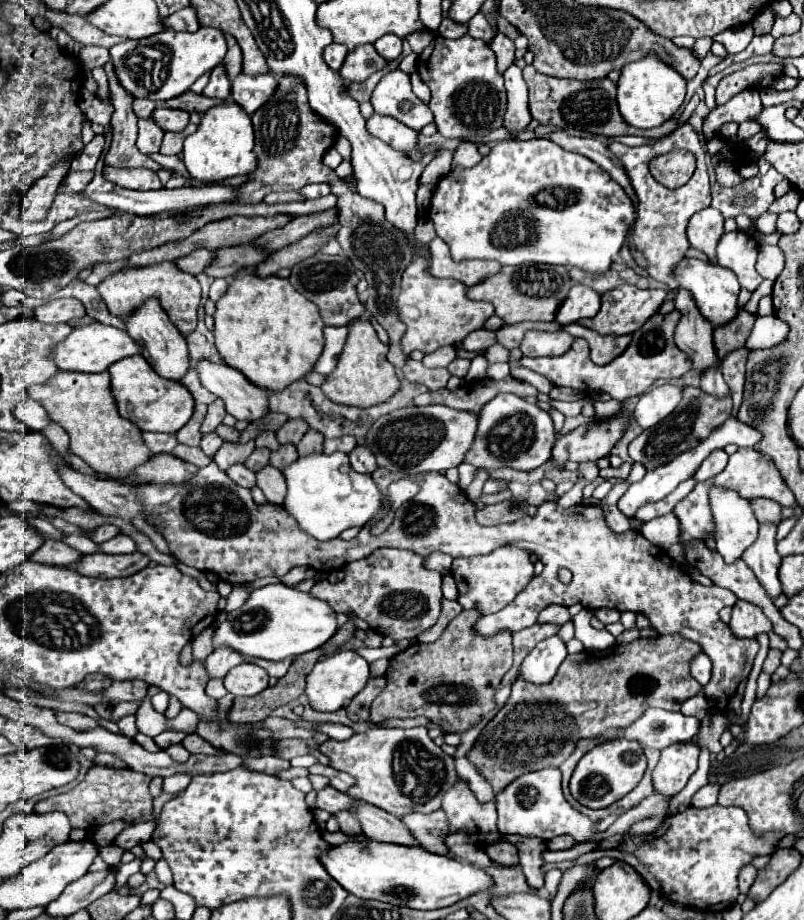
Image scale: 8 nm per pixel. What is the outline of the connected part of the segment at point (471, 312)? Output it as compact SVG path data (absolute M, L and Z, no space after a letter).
M416 256L412 264L402 274L402 292L398 298L398 314L406 324L406 334L402 338L402 350L410 354L412 350L422 350L424 354L434 352L440 346L458 346L470 332L484 326L484 322L494 314L490 302L476 302L466 296L466 286L458 280L438 280L428 272L430 260Z

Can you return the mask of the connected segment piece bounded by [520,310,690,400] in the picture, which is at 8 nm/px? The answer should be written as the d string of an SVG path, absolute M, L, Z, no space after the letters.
M674 310L668 316L654 314L640 330L632 334L630 346L620 354L614 362L608 362L606 366L596 366L588 358L588 342L582 338L576 338L572 348L556 358L520 358L520 366L534 370L536 374L542 374L548 378L554 386L568 386L580 392L590 394L592 392L606 392L616 400L628 400L634 396L642 396L656 380L672 380L680 378L684 372L690 370L690 360L682 358L682 350L674 344L674 328L680 320L680 314Z

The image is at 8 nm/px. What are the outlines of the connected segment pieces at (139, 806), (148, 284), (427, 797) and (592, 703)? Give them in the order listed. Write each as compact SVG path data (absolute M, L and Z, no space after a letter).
M94 765L94 768L86 774L86 780L82 780L74 790L40 800L34 806L34 812L46 814L46 812L60 810L70 818L72 828L80 828L80 830L88 830L116 820L134 824L152 812L152 794L148 790L150 780L152 780L150 776L134 772L130 768L116 769Z
M160 262L154 266L144 266L140 270L120 270L98 284L98 292L106 302L110 314L126 320L138 306L142 306L148 298L160 300L168 318L176 324L176 328L188 336L198 324L198 306L200 306L200 284L192 274L186 274L176 268L174 262Z
M424 726L418 728L372 728L364 734L354 734L344 742L328 740L320 746L320 752L330 758L330 766L348 772L356 778L356 784L348 794L356 800L382 808L398 818L412 812L430 814L440 810L442 796L458 780L454 758L444 754L436 746Z
M666 634L656 638L640 638L630 644L614 644L610 650L596 650L592 654L568 654L550 684L534 686L518 676L512 684L510 700L482 730L482 736L468 758L480 768L496 794L502 792L508 782L518 778L518 774L542 770L548 766L560 766L574 752L578 740L592 740L612 730L626 728L636 722L648 708L678 712L684 700L696 696L702 690L702 686L690 676L690 662L694 654L700 652L702 646L698 646L698 642L690 642L680 634Z

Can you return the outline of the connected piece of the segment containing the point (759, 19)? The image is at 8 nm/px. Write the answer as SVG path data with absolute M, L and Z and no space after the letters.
M766 6L752 22L752 28L754 28L754 34L760 36L760 34L768 34L772 24L774 24L774 12L772 12L772 6Z

